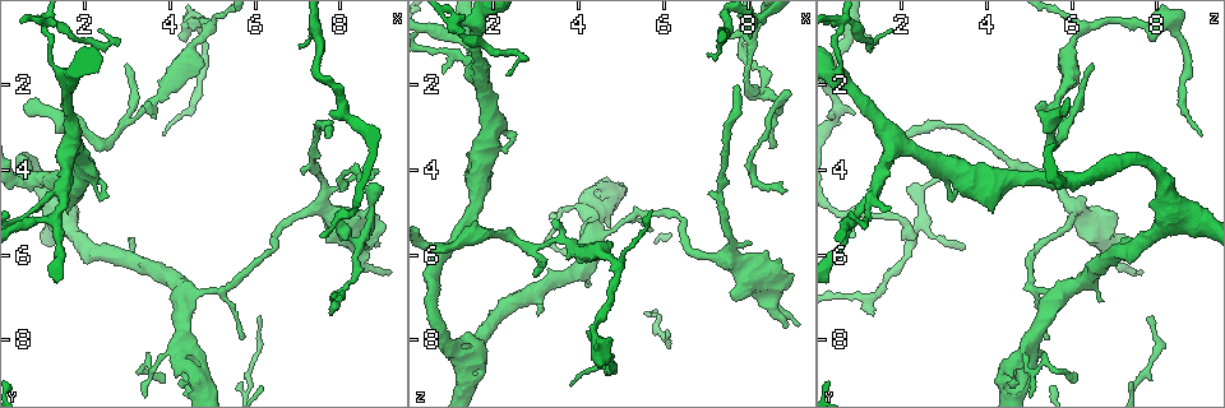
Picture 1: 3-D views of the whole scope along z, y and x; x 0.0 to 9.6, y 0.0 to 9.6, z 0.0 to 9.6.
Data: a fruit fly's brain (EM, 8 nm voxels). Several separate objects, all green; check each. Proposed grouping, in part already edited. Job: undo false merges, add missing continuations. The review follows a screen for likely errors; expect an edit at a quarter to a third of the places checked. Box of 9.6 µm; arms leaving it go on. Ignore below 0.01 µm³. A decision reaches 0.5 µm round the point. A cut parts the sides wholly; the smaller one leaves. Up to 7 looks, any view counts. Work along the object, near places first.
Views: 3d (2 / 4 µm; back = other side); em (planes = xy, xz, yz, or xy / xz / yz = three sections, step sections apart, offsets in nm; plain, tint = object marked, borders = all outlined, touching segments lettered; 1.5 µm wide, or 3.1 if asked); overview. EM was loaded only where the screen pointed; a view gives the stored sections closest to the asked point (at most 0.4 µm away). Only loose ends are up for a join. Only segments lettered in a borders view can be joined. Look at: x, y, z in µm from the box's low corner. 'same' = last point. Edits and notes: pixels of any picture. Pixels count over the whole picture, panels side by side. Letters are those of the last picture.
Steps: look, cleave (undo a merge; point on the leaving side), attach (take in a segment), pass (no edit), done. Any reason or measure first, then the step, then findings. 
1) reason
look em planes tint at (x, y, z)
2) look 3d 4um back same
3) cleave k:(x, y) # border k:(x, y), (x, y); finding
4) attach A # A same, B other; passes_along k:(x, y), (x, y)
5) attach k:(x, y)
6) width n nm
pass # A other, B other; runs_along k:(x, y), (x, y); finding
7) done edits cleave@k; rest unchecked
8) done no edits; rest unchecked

look 3d 4um at (7.55, 5.65, 0.85)

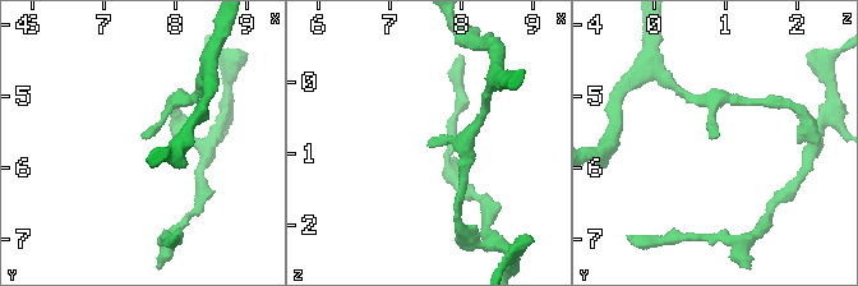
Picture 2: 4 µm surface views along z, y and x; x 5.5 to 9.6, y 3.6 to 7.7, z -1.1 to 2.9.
look em xy step 4 tint at (7.55, 5.60, 0.85)

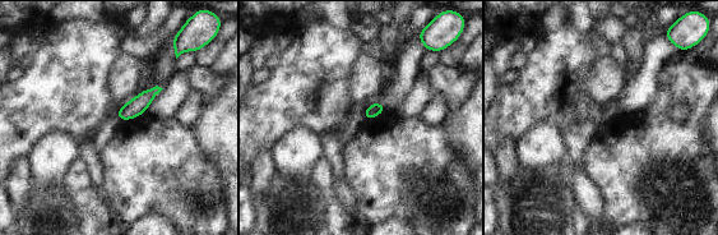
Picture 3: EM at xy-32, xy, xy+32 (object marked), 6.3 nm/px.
cut it another way
look em planes borders same

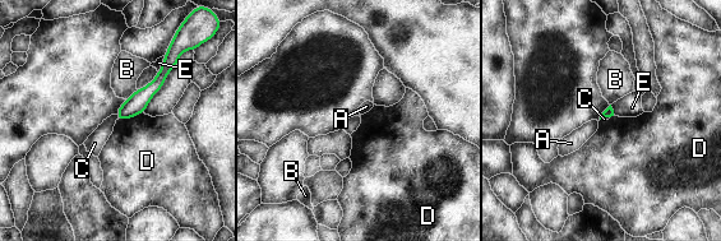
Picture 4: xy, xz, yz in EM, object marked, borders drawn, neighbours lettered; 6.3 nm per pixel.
pass # A other, B other, C other, D other, E other; border 4:(115, 115), (118, 119); no lettered segment goes on from it

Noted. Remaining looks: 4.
an open end
look em planes borders at (5.60, 7.95, 5.45)

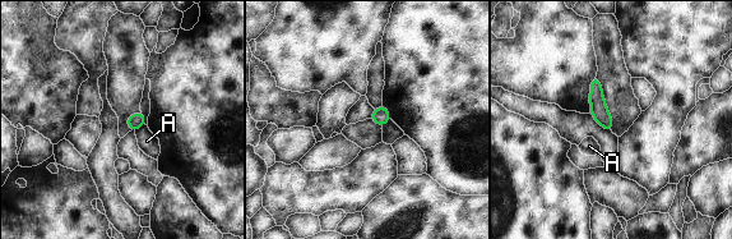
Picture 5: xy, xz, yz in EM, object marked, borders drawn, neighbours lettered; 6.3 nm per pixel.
pass # A other; runs_along 5:(594, 79), (598, 110), (608, 127); none of them fits

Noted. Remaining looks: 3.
a fork
look em planes borders at (0.80, 4.25, 6.05)

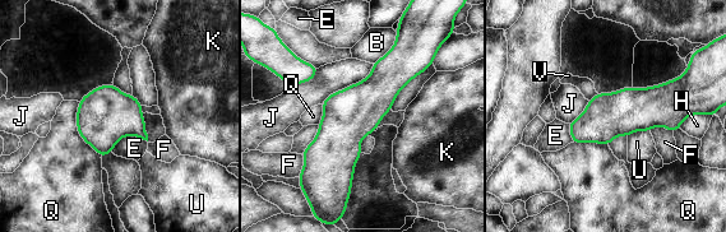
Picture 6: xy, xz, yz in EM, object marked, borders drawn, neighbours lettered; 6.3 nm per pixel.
longest_contact J 420 nm
pass # B other, E other, F other, H other, J other, K other, Q other, U other, V other; runs_along 6:(397, 47), (341, 130), (340, 188); one neuron here

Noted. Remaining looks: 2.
done no edits; rest unchecked

